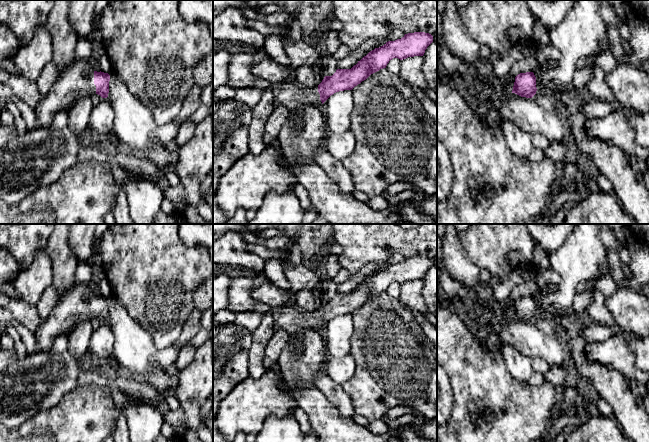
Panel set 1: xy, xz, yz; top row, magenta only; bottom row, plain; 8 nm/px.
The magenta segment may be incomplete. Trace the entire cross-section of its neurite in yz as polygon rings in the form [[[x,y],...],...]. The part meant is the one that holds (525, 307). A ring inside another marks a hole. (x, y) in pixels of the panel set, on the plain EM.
[[[533,296],[520,297],[515,301],[512,317],[532,322],[536,318],[536,301]]]

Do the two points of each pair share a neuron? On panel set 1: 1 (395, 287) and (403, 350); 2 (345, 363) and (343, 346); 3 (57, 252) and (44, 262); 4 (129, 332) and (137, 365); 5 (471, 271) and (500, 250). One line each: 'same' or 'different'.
1: different
2: different
3: different
4: same
5: different

